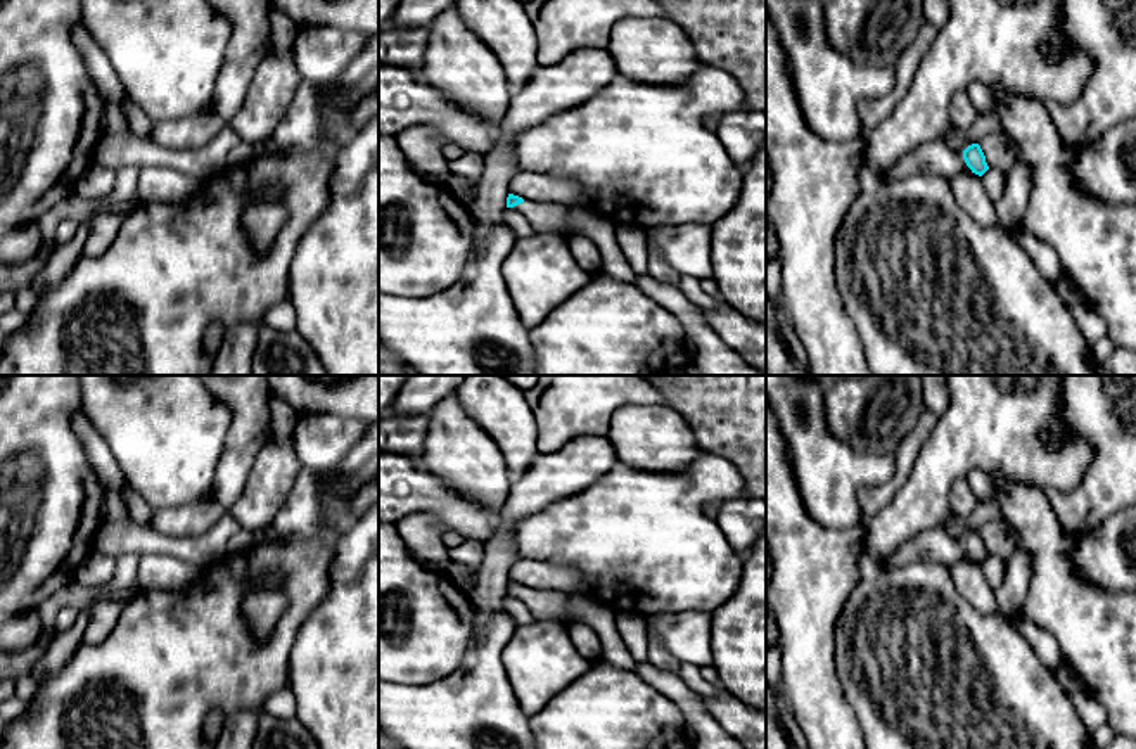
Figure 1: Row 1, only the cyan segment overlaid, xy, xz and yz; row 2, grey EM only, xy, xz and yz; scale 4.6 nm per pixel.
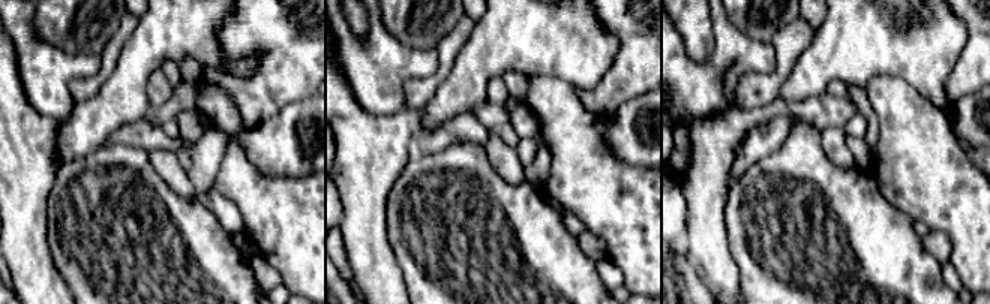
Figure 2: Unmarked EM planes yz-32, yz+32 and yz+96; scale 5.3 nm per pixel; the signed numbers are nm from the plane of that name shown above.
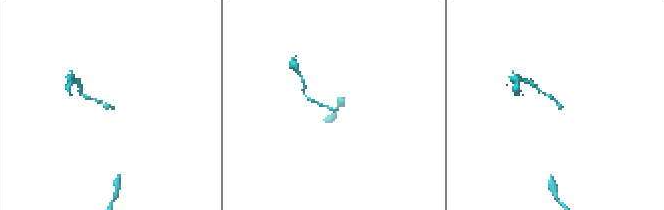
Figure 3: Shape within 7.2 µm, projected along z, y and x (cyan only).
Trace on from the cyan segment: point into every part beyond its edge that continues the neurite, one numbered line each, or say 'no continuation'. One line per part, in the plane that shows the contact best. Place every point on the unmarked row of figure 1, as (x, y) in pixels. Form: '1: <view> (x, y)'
1: xz (547, 606)

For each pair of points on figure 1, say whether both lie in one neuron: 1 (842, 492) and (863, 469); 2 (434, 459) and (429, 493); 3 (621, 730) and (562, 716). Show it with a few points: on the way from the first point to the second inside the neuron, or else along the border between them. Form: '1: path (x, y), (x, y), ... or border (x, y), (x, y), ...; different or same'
1: path (846, 486), (858, 474); same
2: border (419, 462), (465, 497); different
3: path (607, 730), (576, 730); same

